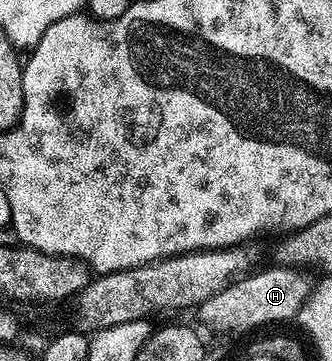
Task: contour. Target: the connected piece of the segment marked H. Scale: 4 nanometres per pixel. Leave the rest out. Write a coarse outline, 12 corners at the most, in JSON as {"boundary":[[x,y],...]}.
{"boundary":[[288,267],[250,272],[195,316],[217,333],[293,321],[311,281]]}

